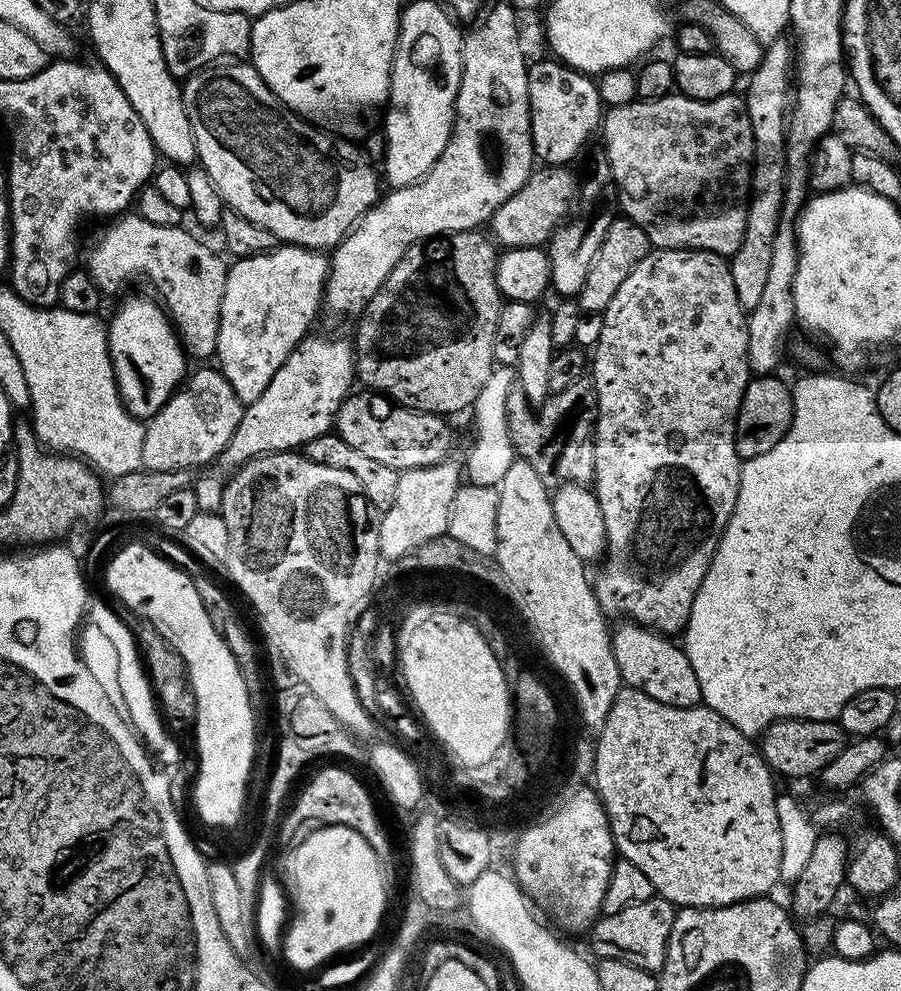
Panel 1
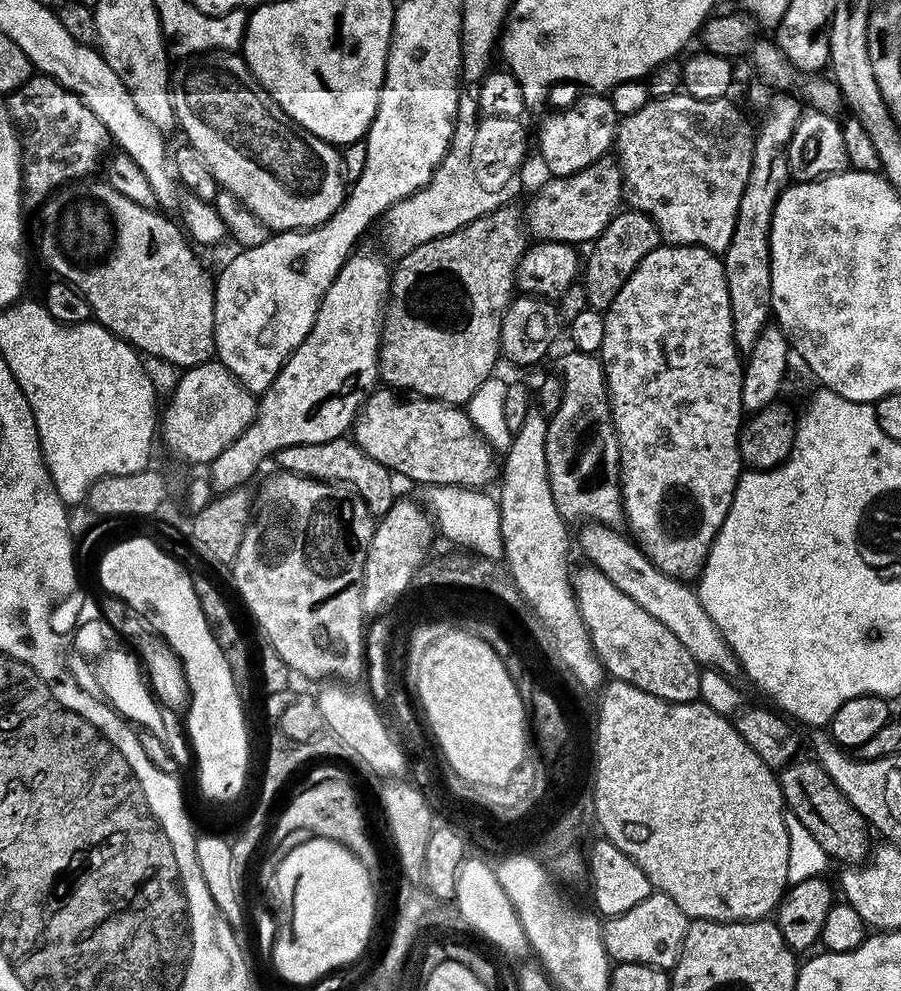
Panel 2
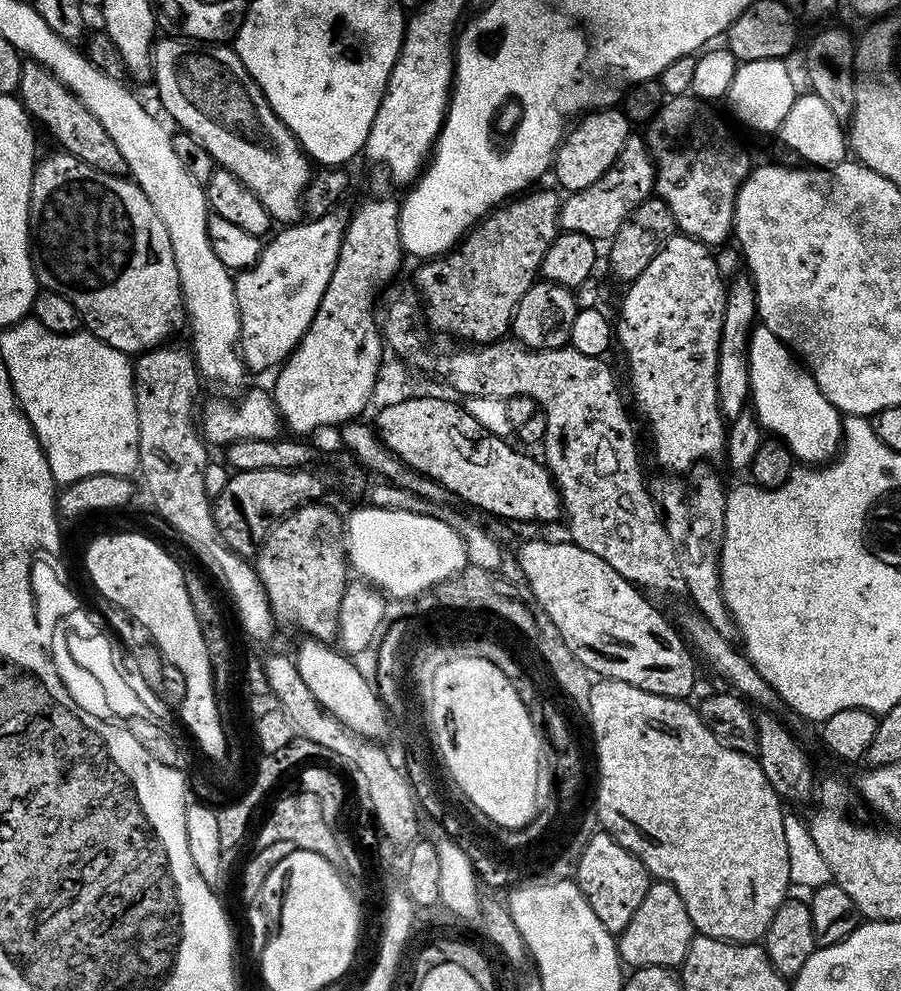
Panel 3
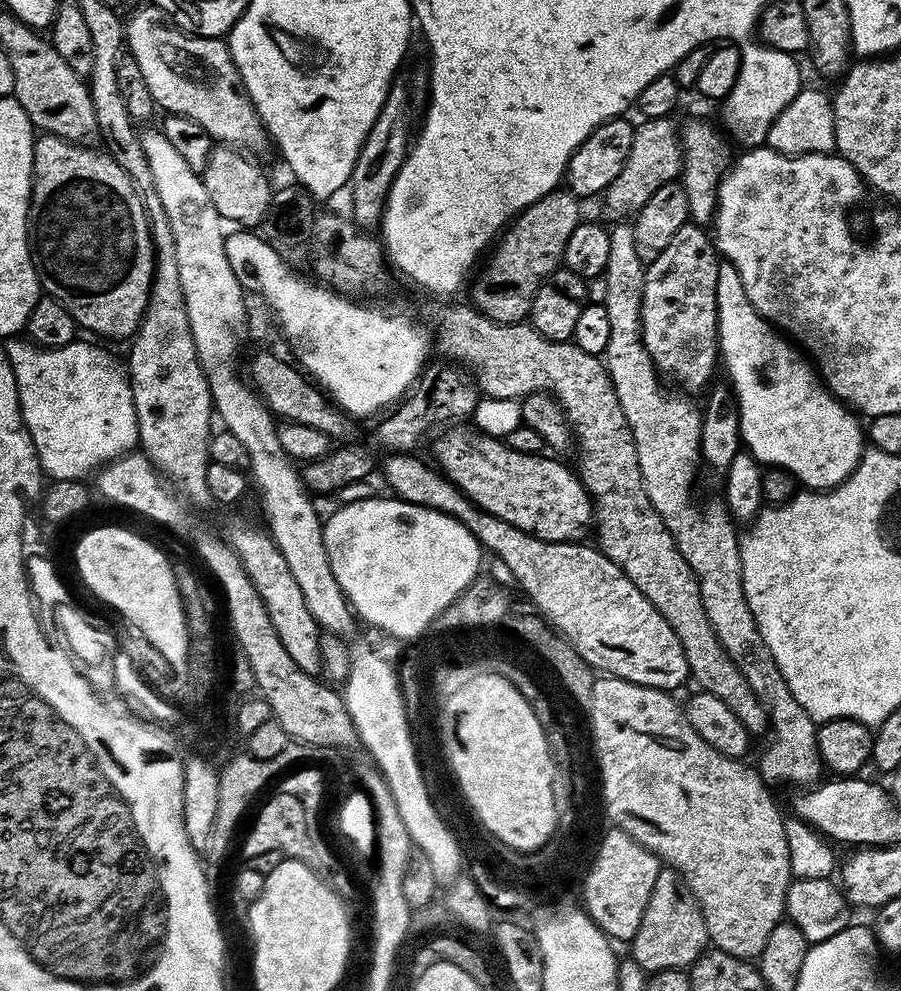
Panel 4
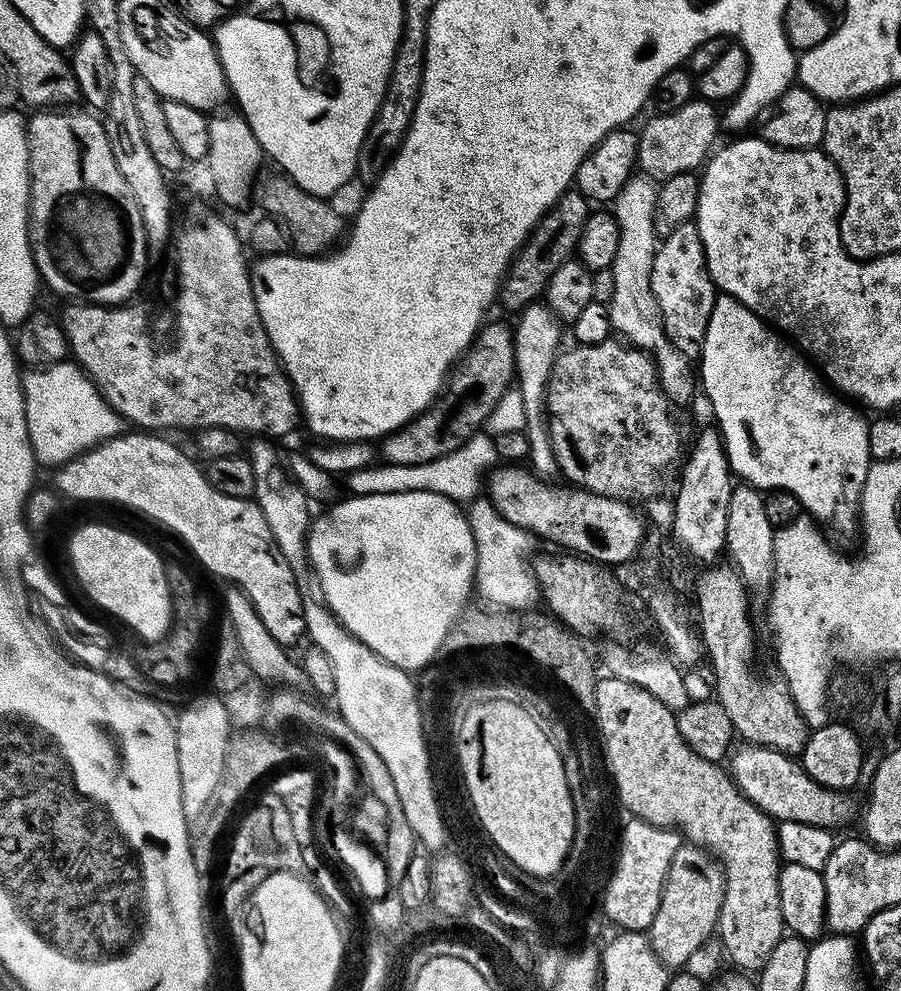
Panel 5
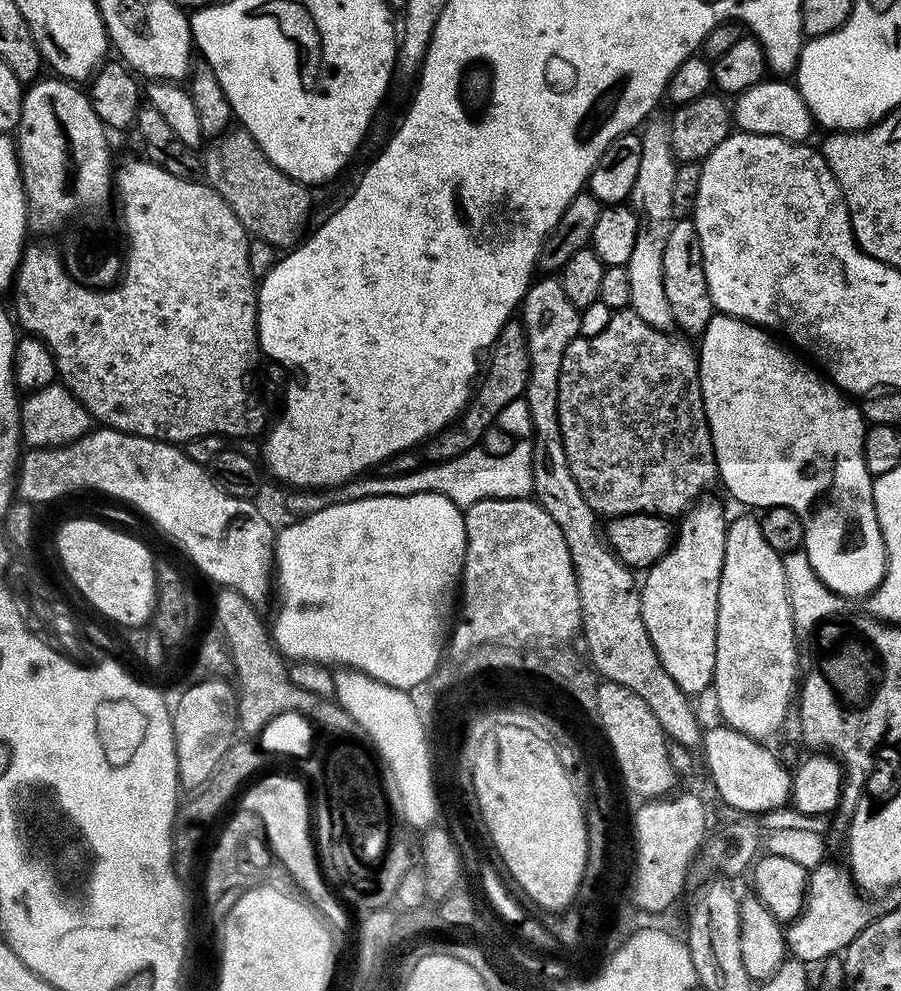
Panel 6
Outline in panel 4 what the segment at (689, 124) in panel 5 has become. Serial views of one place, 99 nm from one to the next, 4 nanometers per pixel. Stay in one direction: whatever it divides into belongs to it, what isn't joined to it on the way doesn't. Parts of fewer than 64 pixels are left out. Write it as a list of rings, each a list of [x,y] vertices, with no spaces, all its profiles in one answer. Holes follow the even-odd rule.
[[[663,116],[653,120],[641,119],[635,125],[634,143],[630,145],[630,158],[626,158],[626,166],[622,166],[622,174],[610,182],[610,186],[602,193],[604,208],[612,218],[628,218],[640,211],[640,207],[650,202],[650,194],[655,194],[662,186],[673,183],[679,177],[681,168],[684,167],[684,155],[680,149],[678,124],[675,119]]]

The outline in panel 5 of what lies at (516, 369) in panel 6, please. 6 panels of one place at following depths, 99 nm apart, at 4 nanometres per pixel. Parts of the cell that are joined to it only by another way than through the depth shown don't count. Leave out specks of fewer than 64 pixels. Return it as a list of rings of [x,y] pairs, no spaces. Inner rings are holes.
[[[500,320],[485,323],[472,341],[472,347],[453,364],[440,395],[431,406],[379,441],[379,459],[386,464],[419,466],[458,450],[472,435],[481,431],[494,406],[498,406],[502,394],[510,391],[516,378],[513,331],[511,323],[503,324]]]

